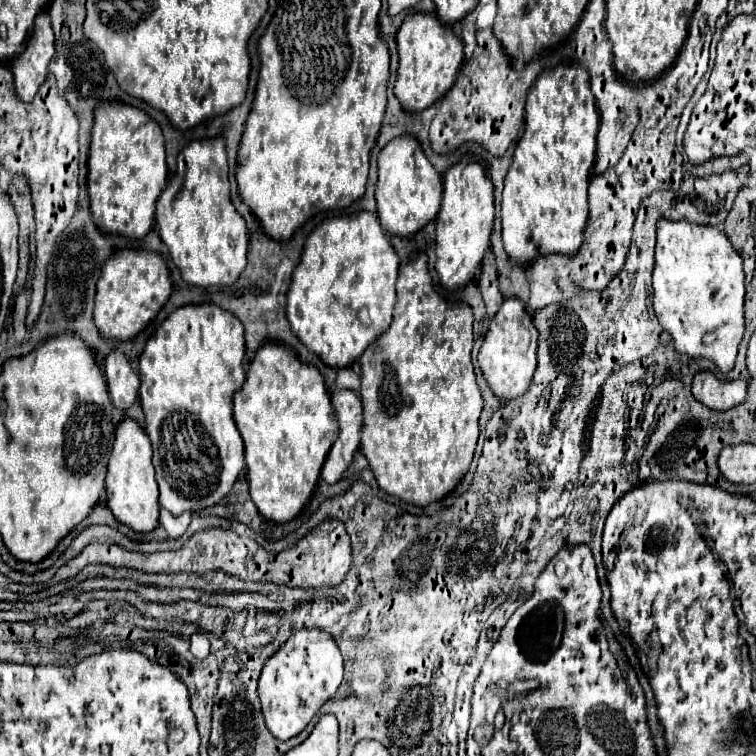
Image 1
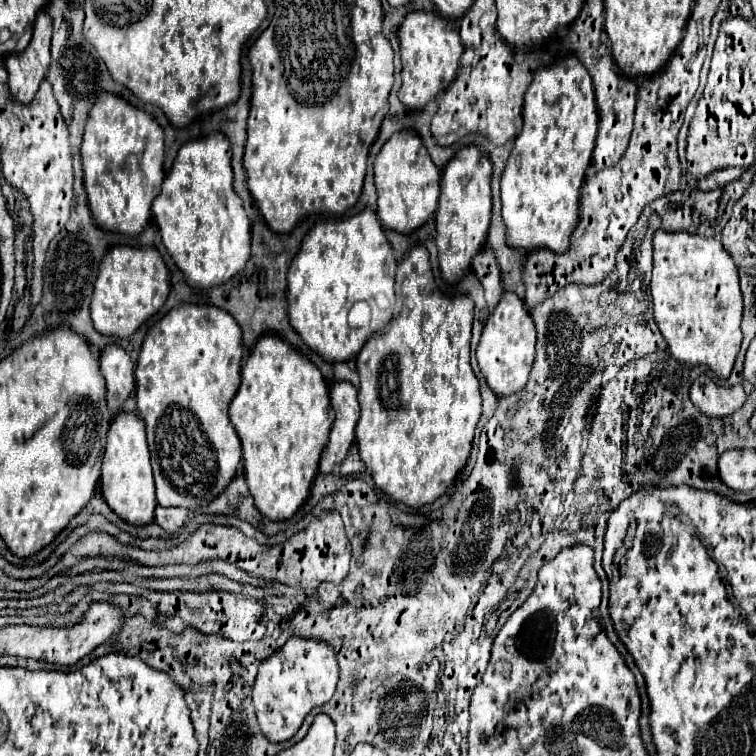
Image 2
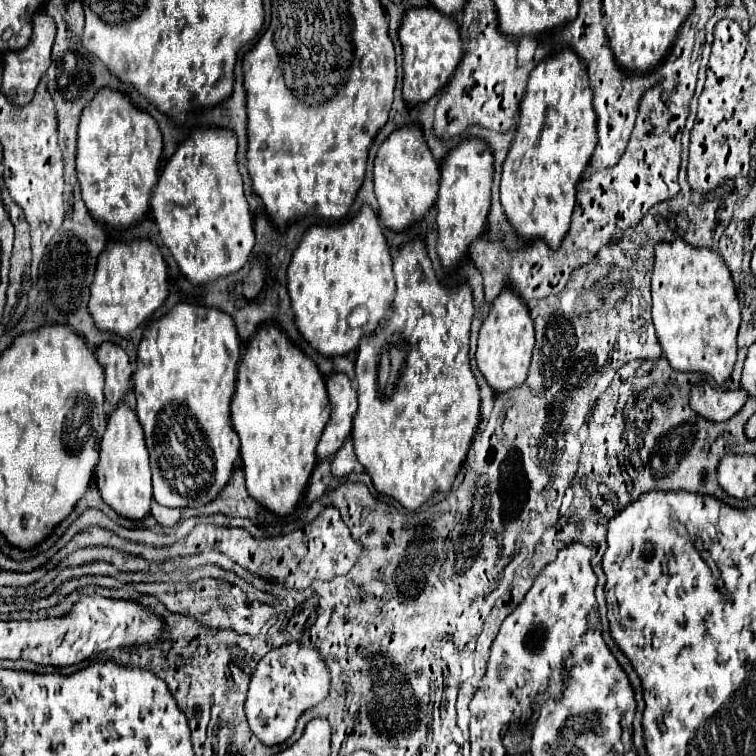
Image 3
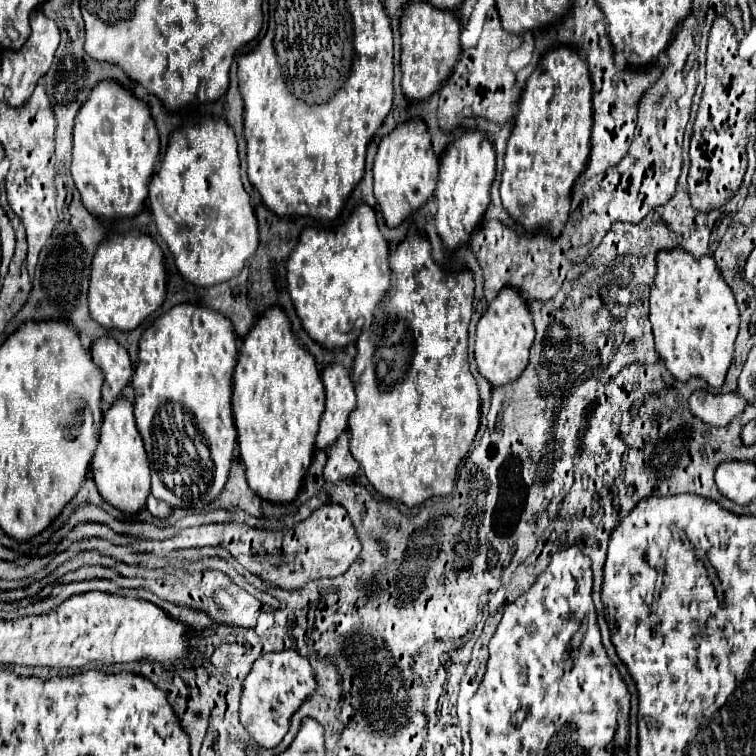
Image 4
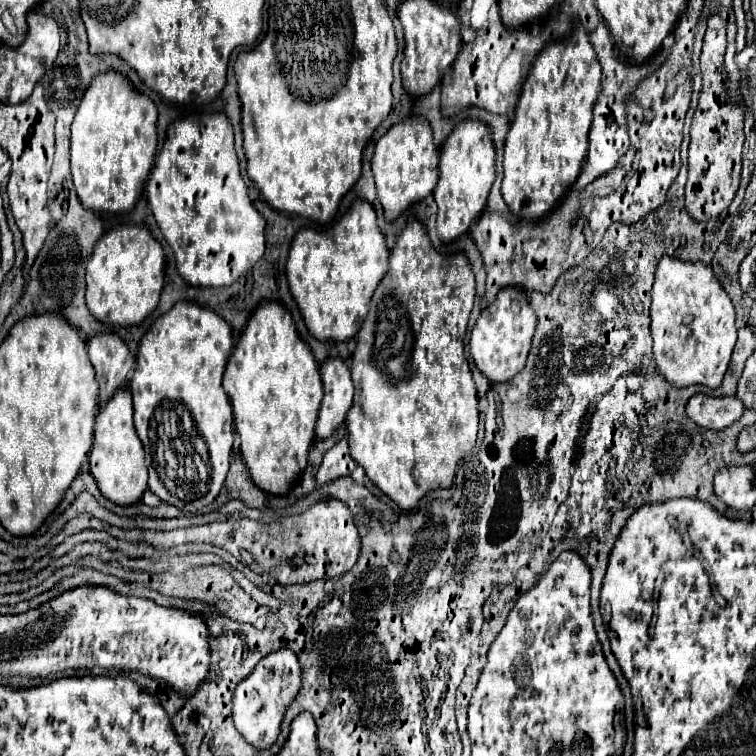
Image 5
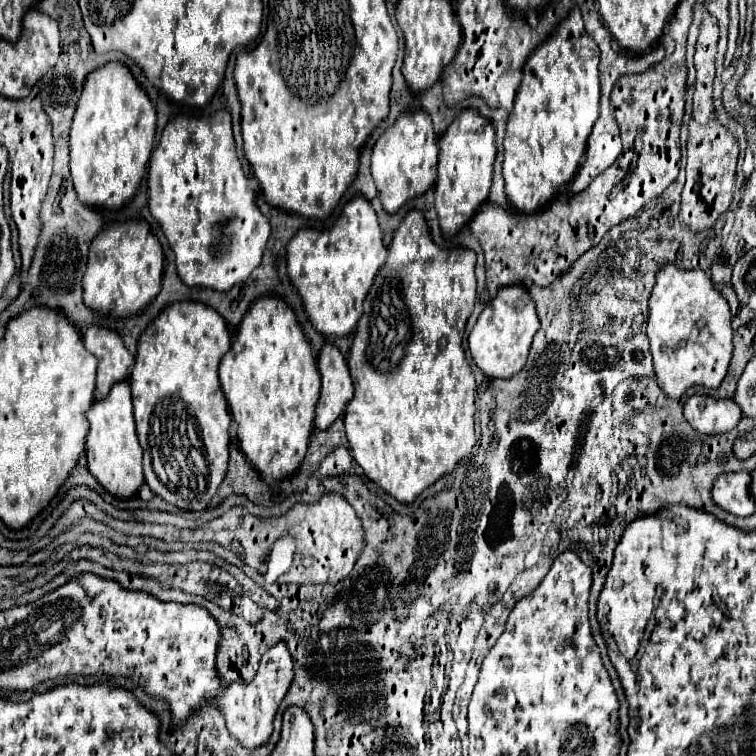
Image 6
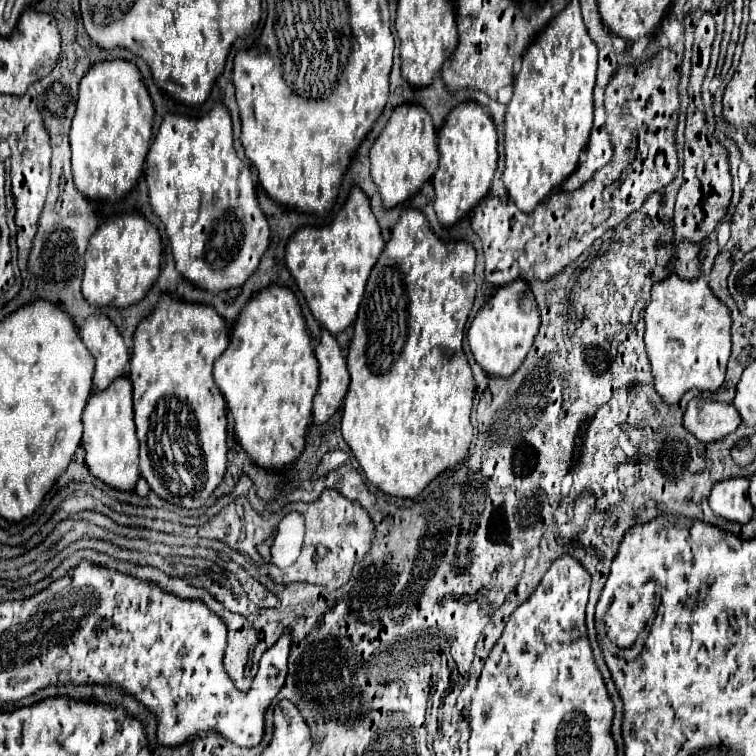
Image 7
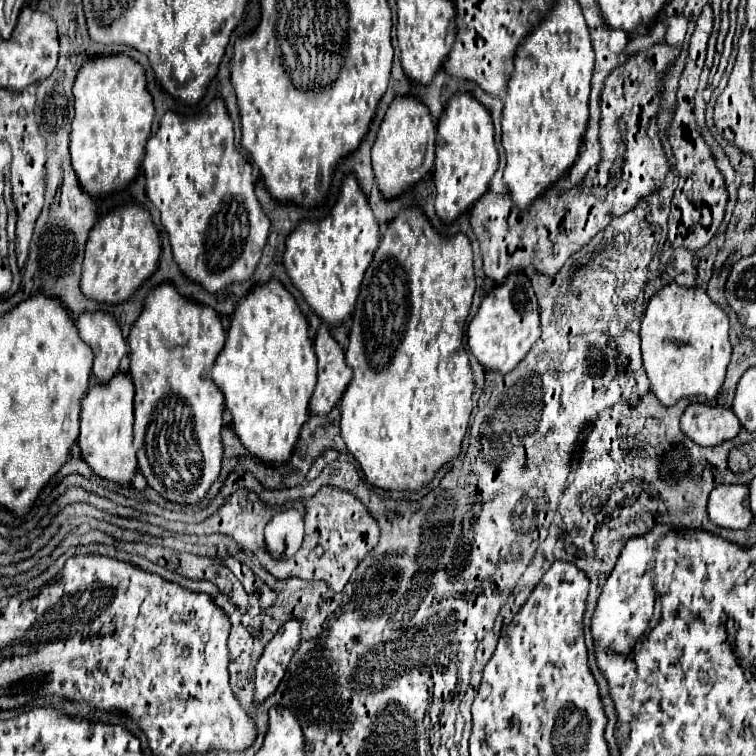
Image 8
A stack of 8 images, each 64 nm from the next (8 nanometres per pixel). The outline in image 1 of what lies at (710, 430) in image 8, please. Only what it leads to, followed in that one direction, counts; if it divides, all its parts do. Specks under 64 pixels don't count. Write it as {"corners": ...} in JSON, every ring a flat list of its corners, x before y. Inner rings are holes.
{"corners":[[698,372,692,382,692,394,696,400,712,410,730,410,746,398,746,380,718,380,712,372]]}

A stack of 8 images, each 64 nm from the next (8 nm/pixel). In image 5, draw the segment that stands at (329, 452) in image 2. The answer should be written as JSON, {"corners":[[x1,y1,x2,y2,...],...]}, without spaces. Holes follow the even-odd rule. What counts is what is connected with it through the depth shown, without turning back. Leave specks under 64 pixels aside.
{"corners":[[328,358,320,366,322,384,324,384,324,400,318,414,316,438,330,438,346,420,346,412,352,408,354,386,350,380,350,370,344,360]]}

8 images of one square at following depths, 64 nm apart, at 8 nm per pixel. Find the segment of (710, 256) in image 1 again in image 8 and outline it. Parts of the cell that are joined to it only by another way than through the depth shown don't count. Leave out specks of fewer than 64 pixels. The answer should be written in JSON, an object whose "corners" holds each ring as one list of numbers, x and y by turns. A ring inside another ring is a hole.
{"corners":[[670,282,652,296,642,316,642,360,648,380,652,384,650,390,664,406,672,406,684,396,706,396,708,400,712,400,724,382,730,352,732,348,730,348,728,314,706,296,704,286,686,288,678,286,676,282]]}

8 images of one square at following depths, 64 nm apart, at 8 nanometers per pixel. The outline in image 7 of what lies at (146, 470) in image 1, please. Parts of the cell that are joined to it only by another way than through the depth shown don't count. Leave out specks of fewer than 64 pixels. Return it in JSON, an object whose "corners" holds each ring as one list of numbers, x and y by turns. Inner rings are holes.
{"corners":[[128,378,114,380,104,392,90,396,88,406,82,416,84,438,82,448,86,452,86,466,104,484,116,490,134,490,140,470,138,470,138,440,132,416,132,384]]}

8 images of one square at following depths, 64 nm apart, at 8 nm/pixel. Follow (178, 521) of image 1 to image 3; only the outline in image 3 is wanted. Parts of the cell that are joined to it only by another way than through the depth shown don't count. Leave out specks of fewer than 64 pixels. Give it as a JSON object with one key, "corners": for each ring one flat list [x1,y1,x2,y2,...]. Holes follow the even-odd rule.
{"corners":[[152,502,152,516,158,520,160,526,174,526,180,516,182,516,182,510,180,508,166,508,166,506,160,506,158,502]]}

